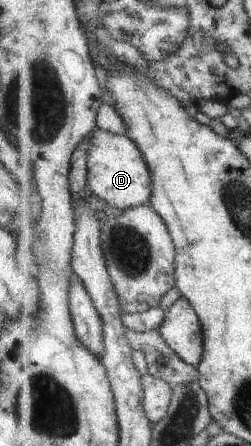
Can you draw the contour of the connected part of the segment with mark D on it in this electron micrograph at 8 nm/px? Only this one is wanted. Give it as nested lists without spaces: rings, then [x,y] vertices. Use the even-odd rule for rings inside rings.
[[[97,127],[88,145],[88,187],[94,198],[120,209],[129,210],[149,204],[153,179],[139,146],[129,135],[117,135]]]

